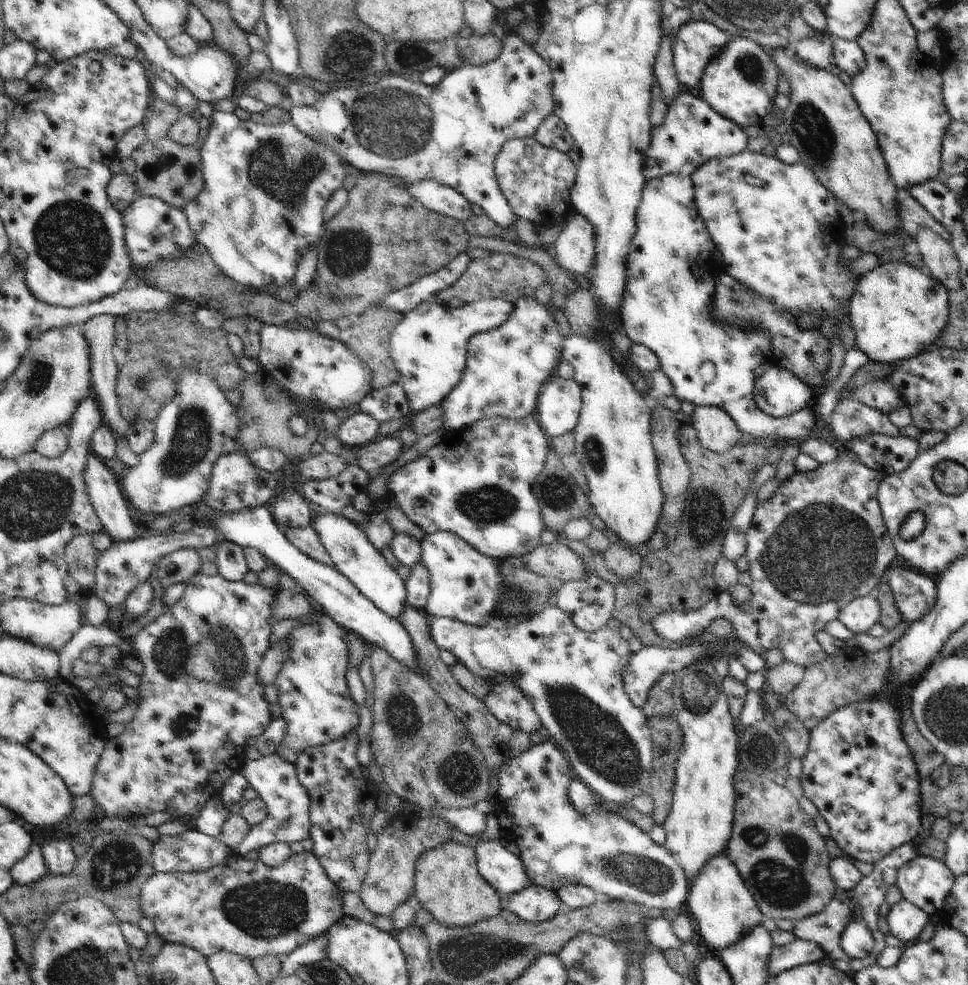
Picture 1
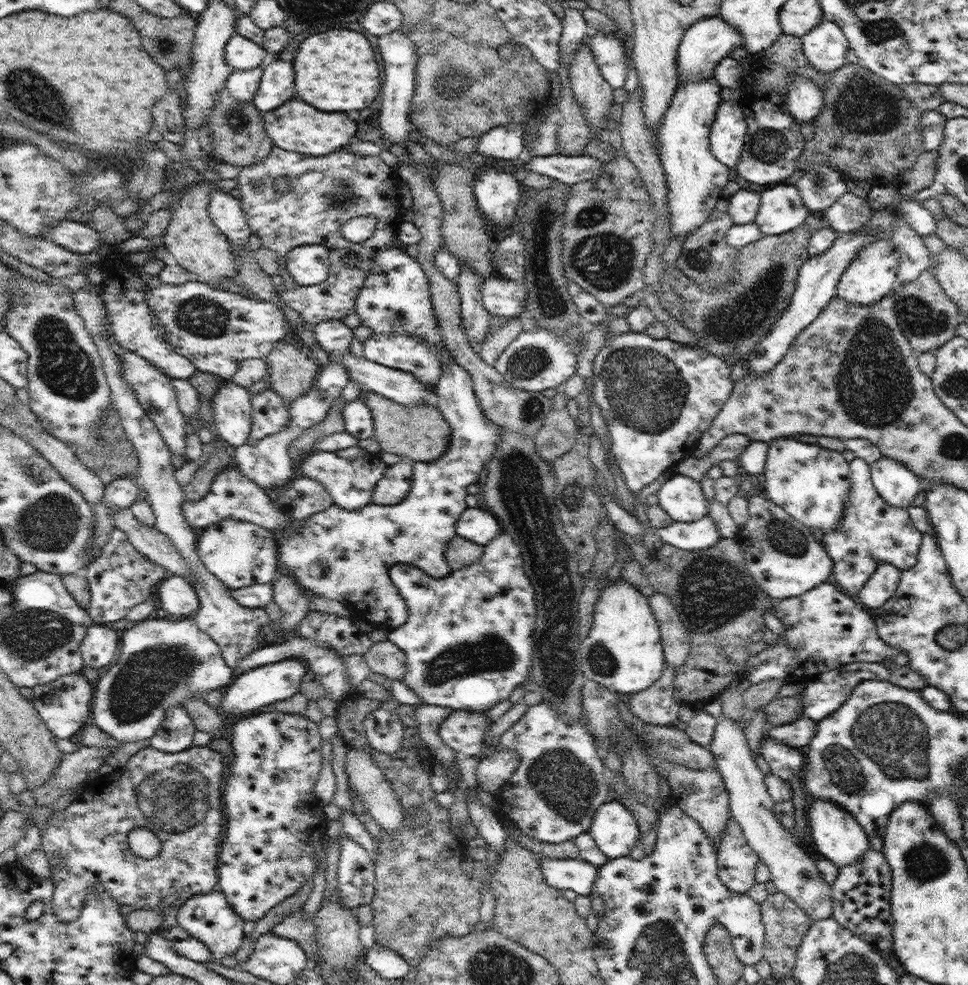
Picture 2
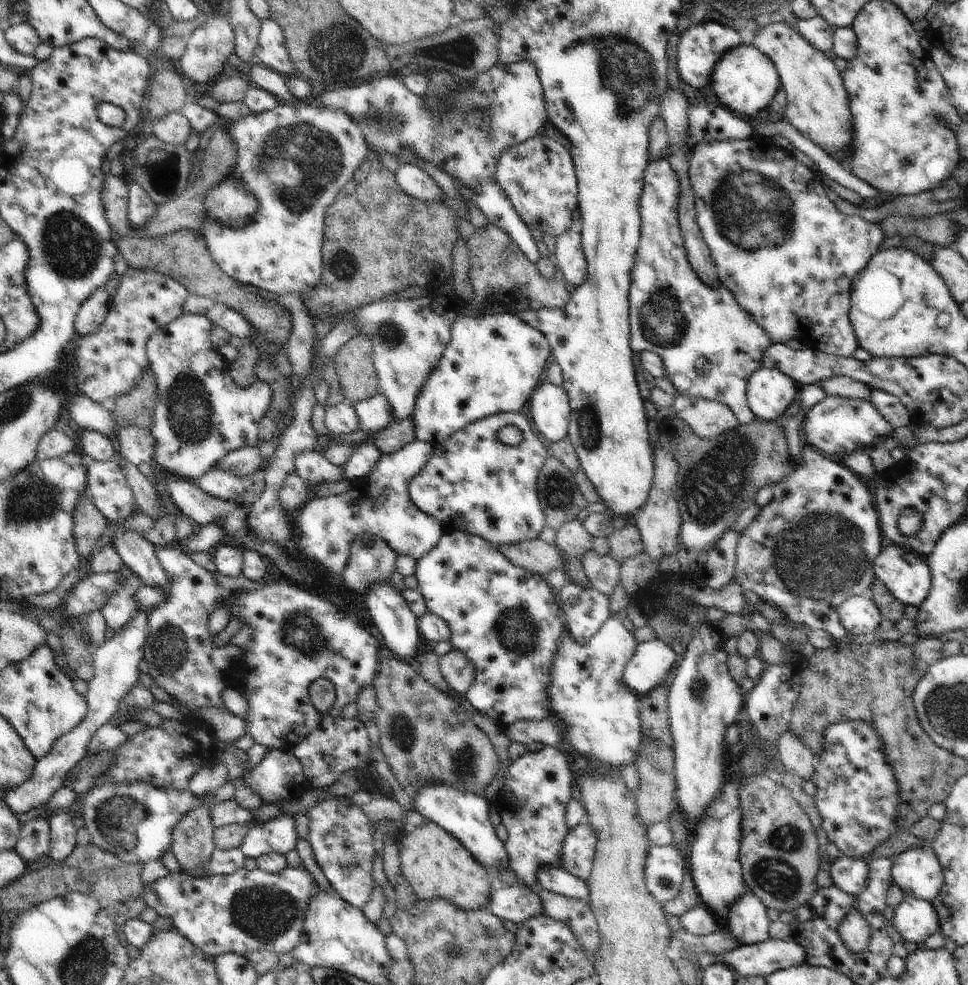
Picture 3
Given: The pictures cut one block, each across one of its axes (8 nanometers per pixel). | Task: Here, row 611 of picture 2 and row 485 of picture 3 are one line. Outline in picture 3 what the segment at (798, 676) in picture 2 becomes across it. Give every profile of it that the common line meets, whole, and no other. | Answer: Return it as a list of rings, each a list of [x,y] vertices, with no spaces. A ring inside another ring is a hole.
[[[808,446],[802,448],[802,458],[804,458],[803,465],[796,468],[790,476],[782,478],[780,482],[773,485],[773,497],[770,502],[764,505],[760,514],[742,530],[736,547],[736,572],[734,572],[733,580],[736,580],[736,582],[743,587],[743,590],[752,590],[752,592],[758,594],[762,602],[782,609],[782,614],[786,616],[788,624],[798,627],[802,626],[808,629],[808,631],[821,628],[829,632],[834,641],[843,640],[846,644],[852,644],[849,639],[850,634],[848,630],[842,626],[837,610],[840,608],[842,602],[846,602],[846,600],[852,598],[852,596],[860,596],[866,589],[871,589],[872,585],[876,582],[873,570],[873,559],[882,544],[882,530],[876,508],[875,496],[873,495],[870,482],[862,480],[862,478],[851,468],[848,468],[846,464],[829,460],[822,456],[822,454],[818,454],[816,449],[812,450],[812,448],[808,448]]]

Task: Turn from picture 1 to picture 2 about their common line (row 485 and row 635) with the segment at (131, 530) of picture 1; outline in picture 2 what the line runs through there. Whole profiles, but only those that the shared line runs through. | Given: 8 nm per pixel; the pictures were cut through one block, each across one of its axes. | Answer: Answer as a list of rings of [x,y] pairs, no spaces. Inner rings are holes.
[[[104,624],[89,626],[80,645],[84,660],[83,668],[99,669],[102,666],[108,666],[112,662],[120,644],[120,632],[106,627]]]

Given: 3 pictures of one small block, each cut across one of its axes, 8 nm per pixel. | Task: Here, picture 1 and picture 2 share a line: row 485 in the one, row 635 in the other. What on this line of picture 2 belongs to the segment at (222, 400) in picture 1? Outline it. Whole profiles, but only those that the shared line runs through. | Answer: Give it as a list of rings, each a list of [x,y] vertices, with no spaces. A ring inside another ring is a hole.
[[[193,616],[146,618],[132,628],[124,630],[120,635],[120,655],[116,663],[106,670],[106,674],[96,684],[90,720],[102,731],[116,738],[120,744],[150,739],[165,720],[168,708],[183,706],[192,696],[202,698],[210,690],[223,691],[238,673],[238,670],[226,664],[221,648],[209,634],[201,632]]]

